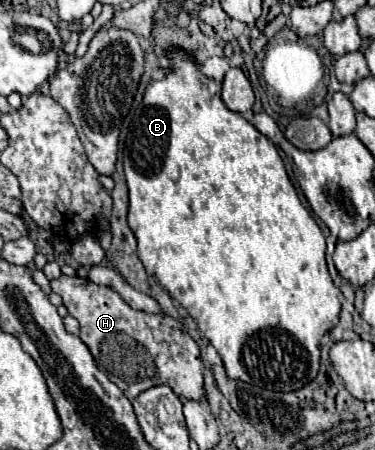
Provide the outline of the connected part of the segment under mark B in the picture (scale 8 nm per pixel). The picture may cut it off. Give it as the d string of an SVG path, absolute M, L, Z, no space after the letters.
M174 51L170 55L172 69L166 75L166 79L150 83L144 101L138 107L130 133L126 137L124 145L124 173L128 181L128 191L130 191L130 203L128 203L128 225L134 231L138 239L138 257L144 263L144 269L152 277L158 279L158 283L172 295L176 303L180 303L188 315L192 315L198 323L198 329L204 333L204 337L216 347L216 351L222 357L226 375L234 381L242 381L248 385L256 385L260 389L268 391L296 391L308 385L320 369L320 339L338 325L338 315L340 315L341 305L344 296L340 289L336 287L334 281L330 279L328 269L326 269L326 241L324 233L314 221L314 217L306 211L306 207L300 203L284 163L278 155L278 149L272 141L268 141L254 125L250 125L240 113L234 113L226 109L224 101L220 99L220 83L208 79L206 75L200 73L196 67L194 59L184 53L184 51Z

